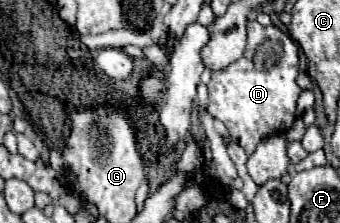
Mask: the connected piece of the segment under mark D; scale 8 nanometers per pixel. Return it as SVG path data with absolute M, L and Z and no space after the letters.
M250 18L250 24L246 26L248 44L242 58L224 70L212 72L212 80L208 84L208 112L222 120L230 136L246 150L246 154L250 154L262 138L288 132L296 120L296 100L302 88L296 84L300 58L298 46L292 38L274 24L262 26L254 18Z

